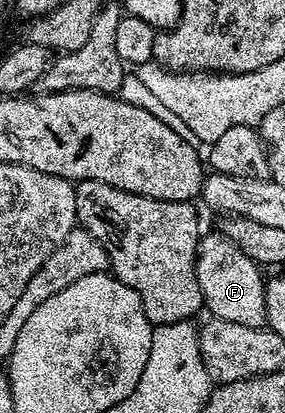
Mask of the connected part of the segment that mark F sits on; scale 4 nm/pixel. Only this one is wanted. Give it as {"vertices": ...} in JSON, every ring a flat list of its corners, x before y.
{"vertices":[[225,234,203,235,198,242,196,278,200,282,200,294,205,311,215,320,240,322,240,326,261,328,266,324,266,280,263,269,244,254]]}

